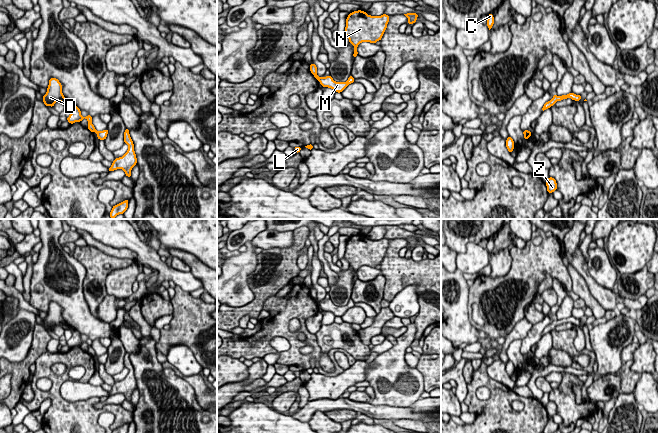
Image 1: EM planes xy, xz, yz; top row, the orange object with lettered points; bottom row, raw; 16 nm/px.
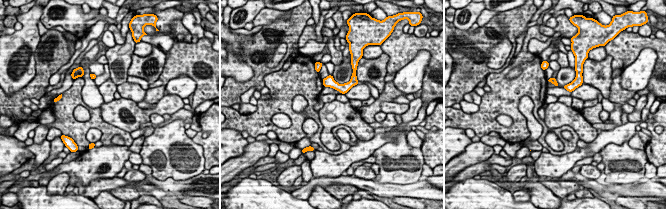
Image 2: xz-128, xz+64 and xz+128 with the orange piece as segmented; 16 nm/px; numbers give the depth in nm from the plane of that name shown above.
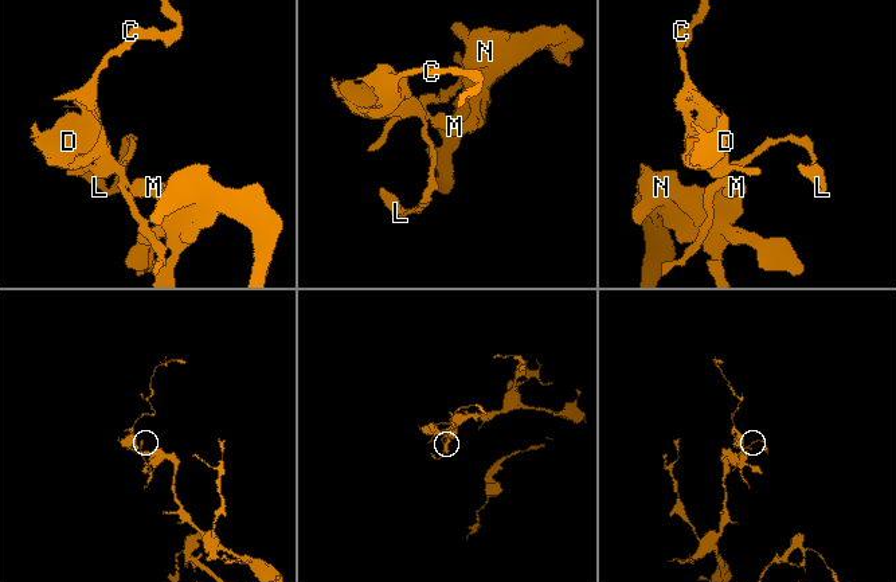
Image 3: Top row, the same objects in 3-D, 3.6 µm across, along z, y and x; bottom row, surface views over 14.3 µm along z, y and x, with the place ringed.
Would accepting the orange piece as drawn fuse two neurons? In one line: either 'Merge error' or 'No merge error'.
Merge error

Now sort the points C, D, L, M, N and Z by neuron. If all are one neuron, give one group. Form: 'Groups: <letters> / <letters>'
Groups: C D L / M N Z

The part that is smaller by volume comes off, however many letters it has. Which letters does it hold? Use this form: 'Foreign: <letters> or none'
Foreign: C, D, L

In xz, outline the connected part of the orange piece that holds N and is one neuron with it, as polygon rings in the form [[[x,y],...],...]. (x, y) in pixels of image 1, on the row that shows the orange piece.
[[[365,11],[351,12],[346,19],[344,34],[354,46],[353,58],[358,55],[357,47],[362,42],[380,41],[389,22],[389,15],[371,16]]]

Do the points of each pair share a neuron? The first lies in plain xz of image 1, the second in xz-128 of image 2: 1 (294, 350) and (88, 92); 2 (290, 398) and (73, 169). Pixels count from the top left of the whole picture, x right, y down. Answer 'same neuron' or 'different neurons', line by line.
1: different neurons
2: different neurons

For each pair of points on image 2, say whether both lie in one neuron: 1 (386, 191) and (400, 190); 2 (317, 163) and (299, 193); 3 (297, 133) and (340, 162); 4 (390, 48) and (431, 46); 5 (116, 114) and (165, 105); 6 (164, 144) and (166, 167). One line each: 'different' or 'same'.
1: same
2: different
3: different
4: same
5: same
6: same

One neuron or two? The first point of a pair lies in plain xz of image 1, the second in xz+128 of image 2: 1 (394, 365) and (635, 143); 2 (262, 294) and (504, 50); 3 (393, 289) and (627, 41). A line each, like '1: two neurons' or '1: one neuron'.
1: two neurons
2: two neurons
3: one neuron

